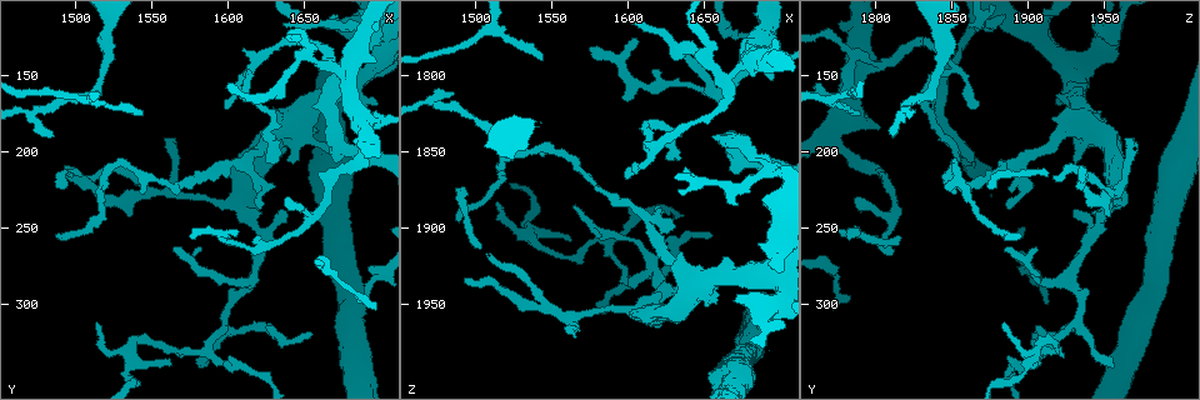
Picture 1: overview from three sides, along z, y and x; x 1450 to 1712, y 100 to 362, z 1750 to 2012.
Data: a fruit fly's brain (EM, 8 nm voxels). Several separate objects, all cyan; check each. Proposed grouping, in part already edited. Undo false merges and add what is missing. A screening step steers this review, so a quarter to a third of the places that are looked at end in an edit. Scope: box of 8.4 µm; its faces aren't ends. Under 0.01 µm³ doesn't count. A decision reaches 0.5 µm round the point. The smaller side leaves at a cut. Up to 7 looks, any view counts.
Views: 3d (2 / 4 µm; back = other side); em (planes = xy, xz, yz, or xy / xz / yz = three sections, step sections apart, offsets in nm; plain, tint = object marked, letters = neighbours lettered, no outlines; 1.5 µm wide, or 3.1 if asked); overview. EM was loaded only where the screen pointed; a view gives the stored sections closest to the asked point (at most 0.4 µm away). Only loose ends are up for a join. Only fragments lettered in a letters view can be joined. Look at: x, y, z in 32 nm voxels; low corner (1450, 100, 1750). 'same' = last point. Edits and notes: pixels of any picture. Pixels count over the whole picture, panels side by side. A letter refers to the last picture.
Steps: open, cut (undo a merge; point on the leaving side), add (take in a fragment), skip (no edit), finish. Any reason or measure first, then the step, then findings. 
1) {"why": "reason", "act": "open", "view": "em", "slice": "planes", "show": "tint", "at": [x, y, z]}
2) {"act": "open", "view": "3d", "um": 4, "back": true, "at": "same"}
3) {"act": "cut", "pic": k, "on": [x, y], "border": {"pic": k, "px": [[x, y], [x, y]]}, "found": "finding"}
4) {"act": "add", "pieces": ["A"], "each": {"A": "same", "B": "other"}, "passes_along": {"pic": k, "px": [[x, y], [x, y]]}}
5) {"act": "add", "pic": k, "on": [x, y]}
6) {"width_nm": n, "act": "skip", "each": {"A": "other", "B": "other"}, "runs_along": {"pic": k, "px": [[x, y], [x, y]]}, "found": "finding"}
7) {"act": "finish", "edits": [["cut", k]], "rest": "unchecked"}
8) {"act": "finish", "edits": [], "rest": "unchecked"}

{"why": "three arms meet", "act": "open", "view": "em", "slice": "planes", "show": "letters", "at": [1646, 136, 1788]}

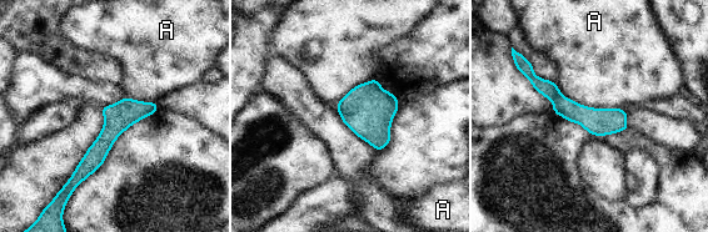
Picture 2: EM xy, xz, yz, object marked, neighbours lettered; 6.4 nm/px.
{"width_nm": 180, "act": "cut", "pic": 2, "on": [549, 89], "each": {"A": "other"}, "border": {"pic": 2, "px": [[561, 94], [554, 101]]}, "found": "a second neuron is stuck on"}

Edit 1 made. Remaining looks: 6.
{"act": "open", "view": "overview"}

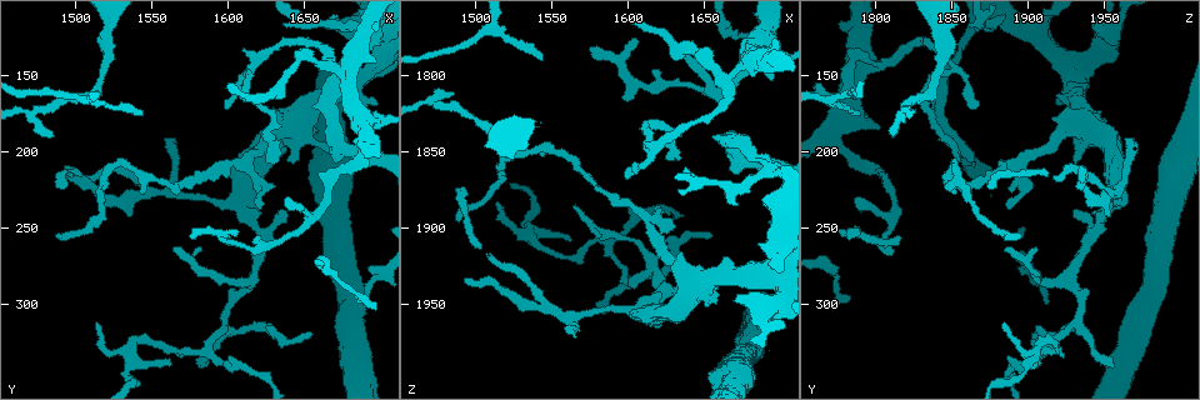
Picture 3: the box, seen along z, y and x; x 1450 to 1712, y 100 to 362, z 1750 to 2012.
{"why": "a narrow waist", "act": "open", "view": "em", "slice": "planes", "show": "tint", "at": [1584, 228, 1954]}

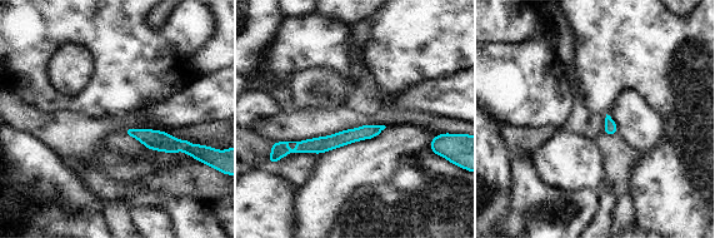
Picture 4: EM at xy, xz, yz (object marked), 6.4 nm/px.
{"act": "open", "view": "em", "slice": "planes", "show": "letters", "at": "same"}

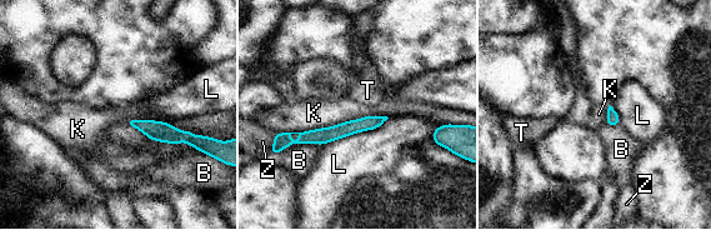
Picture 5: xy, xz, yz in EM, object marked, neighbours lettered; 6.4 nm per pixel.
{"act": "skip", "each": {"B": "other", "K": "other", "L": "other", "T": "other", "Z": "other"}, "found": "one neuron here"}

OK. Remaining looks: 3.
{"why": "branch stops here", "act": "open", "view": "em", "slice": "yz", "step": 4, "show": "letters", "at": [1508, 216, 1918]}

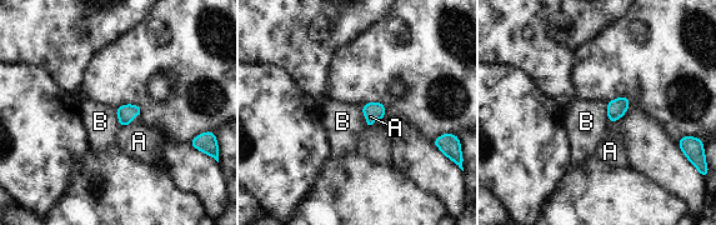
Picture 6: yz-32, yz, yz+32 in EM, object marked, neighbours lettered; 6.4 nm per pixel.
{"act": "open", "view": "em", "slice": "planes", "show": "letters", "at": "same"}

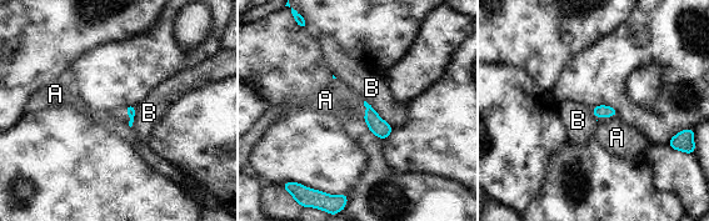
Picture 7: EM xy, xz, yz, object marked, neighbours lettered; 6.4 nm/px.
{"act": "skip", "each": {"A": "other", "B": "other"}, "border": {"pic": 7, "px": [[617, 115], [598, 115], [595, 119]]}, "found": "none of them fits"}

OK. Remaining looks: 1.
{"act": "finish", "edits": [["cut", 2]], "rest": "unchecked"}

